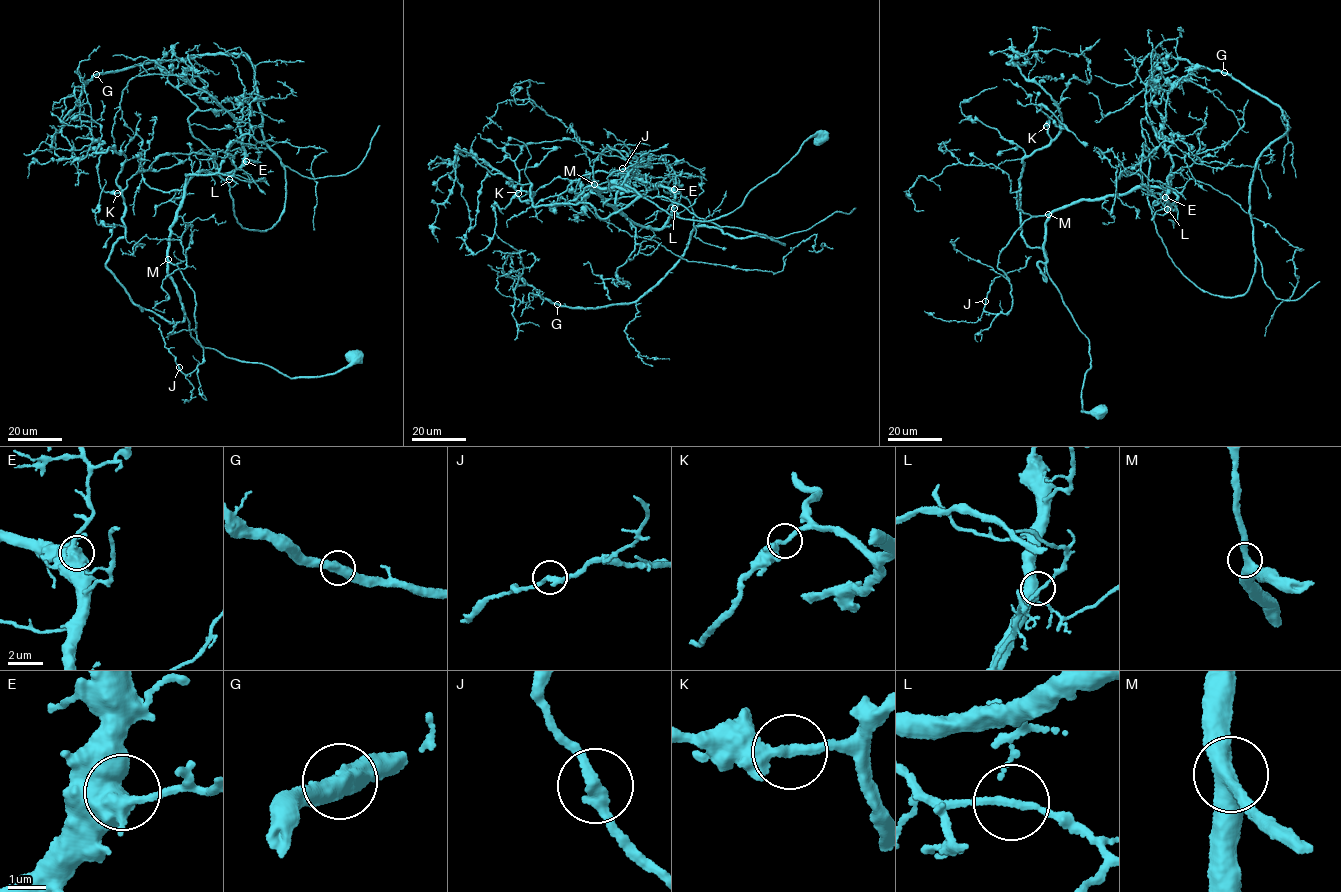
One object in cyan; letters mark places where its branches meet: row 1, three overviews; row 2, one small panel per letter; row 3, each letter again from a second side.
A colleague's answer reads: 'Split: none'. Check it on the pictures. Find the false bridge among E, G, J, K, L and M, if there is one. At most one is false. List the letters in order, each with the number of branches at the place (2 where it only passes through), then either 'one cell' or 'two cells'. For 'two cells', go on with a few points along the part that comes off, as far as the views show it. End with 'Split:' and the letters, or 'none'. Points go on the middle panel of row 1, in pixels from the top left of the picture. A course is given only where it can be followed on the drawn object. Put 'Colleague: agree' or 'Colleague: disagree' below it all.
E: 2 branches meet; one cell
G: 2 branches meet; one cell
J: 2 branches meet; one cell
K: 2 branches meet; one cell
L: 2 branches meet; two cells; foreign part runs (674, 208), (784, 245), (694, 226), (657, 284), (594, 309), (514, 289), (521, 258), (493, 253)
M: 2 branches meet; one cell
Split: L
Colleague: disagree

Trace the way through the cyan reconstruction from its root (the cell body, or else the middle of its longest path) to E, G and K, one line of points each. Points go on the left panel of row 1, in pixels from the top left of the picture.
E: (357, 359), (290, 378), (191, 335), (167, 271), (169, 231), (193, 177), (246, 161)
G: (357, 359), (203, 348), (167, 271), (201, 172), (243, 228), (283, 214), (250, 61), (96, 74)
K: (357, 359), (290, 378), (203, 348), (182, 304), (177, 322), (141, 309), (106, 267), (124, 235), (117, 193)

